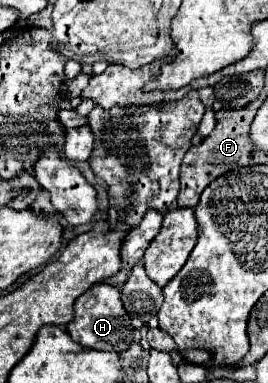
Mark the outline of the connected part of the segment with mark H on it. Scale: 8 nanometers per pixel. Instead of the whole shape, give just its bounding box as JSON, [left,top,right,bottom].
[67,284,133,352]

